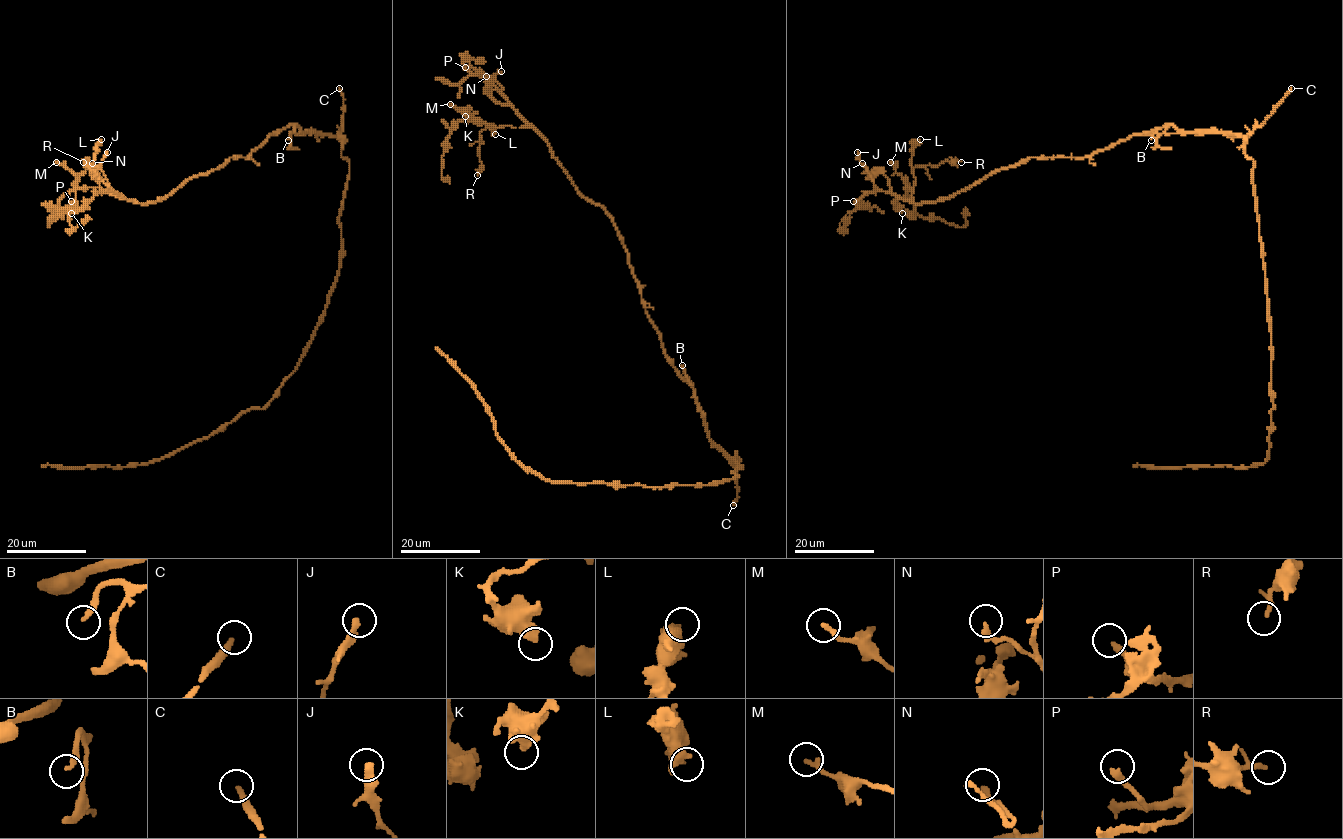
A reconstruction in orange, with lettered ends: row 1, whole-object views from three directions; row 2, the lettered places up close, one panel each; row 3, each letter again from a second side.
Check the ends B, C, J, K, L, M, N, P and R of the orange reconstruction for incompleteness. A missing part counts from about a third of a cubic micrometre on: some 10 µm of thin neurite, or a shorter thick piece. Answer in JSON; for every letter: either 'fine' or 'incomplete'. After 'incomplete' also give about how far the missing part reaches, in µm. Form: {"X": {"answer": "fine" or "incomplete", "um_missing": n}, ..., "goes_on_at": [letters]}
{"B": {"answer": "fine"}, "C": {"answer": "incomplete", "um_missing": 20}, "J": {"answer": "incomplete", "um_missing": 15}, "K": {"answer": "fine"}, "L": {"answer": "fine"}, "M": {"answer": "fine"}, "N": {"answer": "incomplete", "um_missing": 15}, "P": {"answer": "fine"}, "R": {"answer": "fine"}, "goes_on_at": ["C", "J", "N"]}

